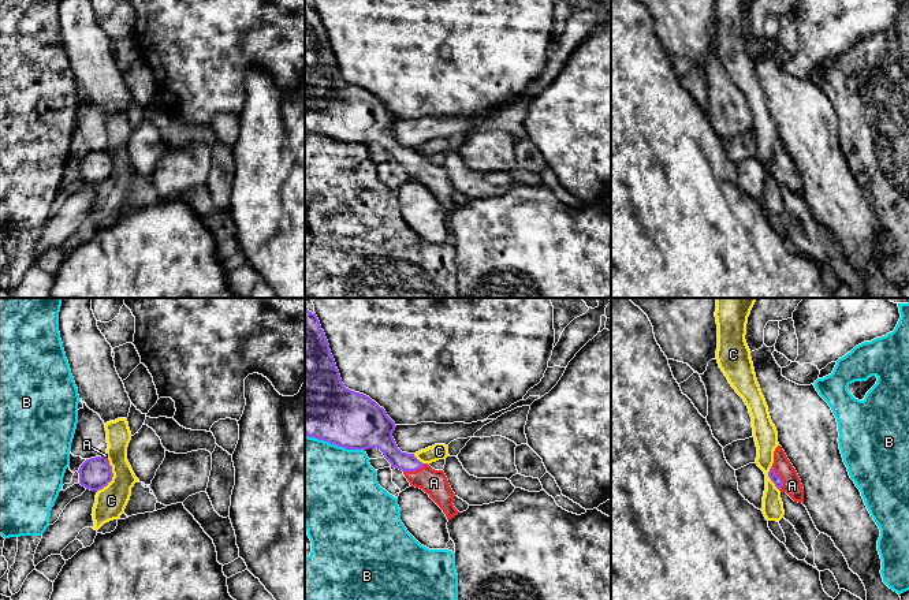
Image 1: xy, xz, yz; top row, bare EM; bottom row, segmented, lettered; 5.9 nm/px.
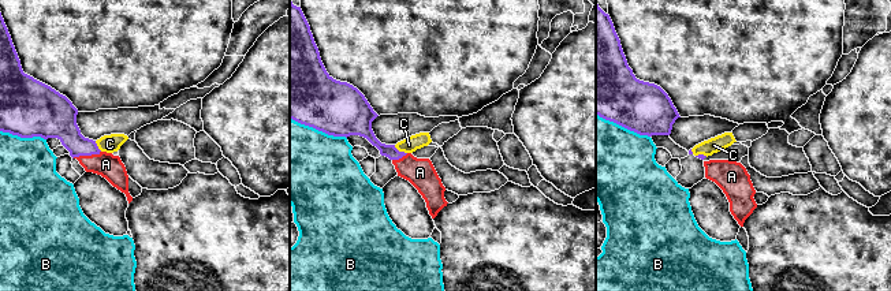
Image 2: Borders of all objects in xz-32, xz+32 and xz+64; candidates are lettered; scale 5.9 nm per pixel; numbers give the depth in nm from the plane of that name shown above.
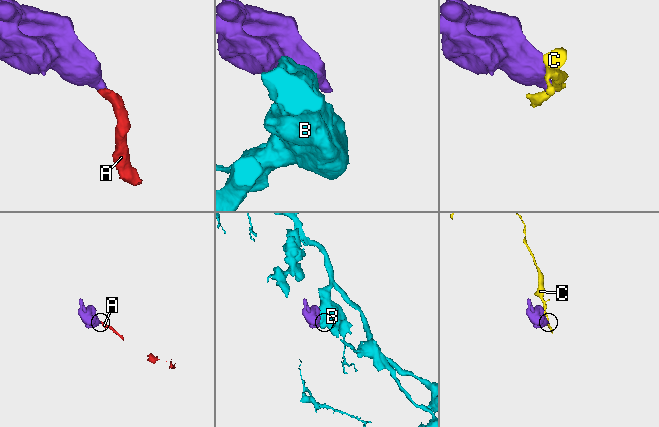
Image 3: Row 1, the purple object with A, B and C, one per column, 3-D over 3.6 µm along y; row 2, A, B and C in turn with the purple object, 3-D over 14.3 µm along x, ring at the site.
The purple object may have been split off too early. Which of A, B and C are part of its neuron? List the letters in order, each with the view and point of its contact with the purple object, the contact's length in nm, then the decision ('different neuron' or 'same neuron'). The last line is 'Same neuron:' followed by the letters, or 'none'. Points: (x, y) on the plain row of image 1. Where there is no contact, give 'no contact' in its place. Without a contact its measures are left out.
A: yz (781, 172) | 160 nm | same neuron
B: xz (335, 138) | 360 nm | different neuron
C: xy (111, 172) | 180 nm | different neuron
Same neuron: A

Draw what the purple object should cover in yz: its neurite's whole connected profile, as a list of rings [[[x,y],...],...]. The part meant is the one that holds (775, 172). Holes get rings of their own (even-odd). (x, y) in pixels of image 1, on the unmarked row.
[[[781,139],[774,145],[774,157],[768,171],[781,186],[786,186],[794,195],[804,198],[801,174]]]

